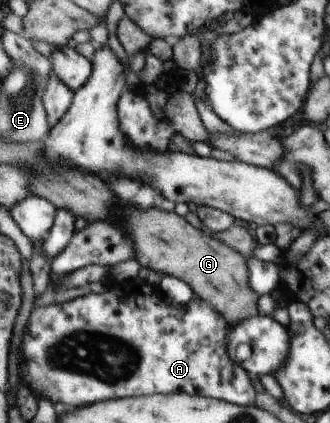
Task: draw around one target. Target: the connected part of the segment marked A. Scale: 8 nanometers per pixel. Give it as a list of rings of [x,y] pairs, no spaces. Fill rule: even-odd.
[[[129,280],[121,284],[111,284],[100,293],[90,292],[64,303],[32,307],[25,334],[17,344],[21,344],[17,352],[23,356],[21,378],[27,386],[33,382],[37,390],[51,390],[53,386],[53,392],[35,392],[35,396],[49,396],[49,402],[59,402],[67,406],[83,406],[97,400],[155,392],[187,392],[197,396],[211,396],[239,406],[253,405],[257,393],[251,385],[251,374],[242,365],[232,361],[226,352],[227,330],[228,326],[217,310],[196,296],[181,307],[171,306],[163,300],[158,289],[153,290],[151,285],[145,286],[145,282]],[[113,376],[119,376],[123,386],[101,384],[101,380],[113,380]]]

